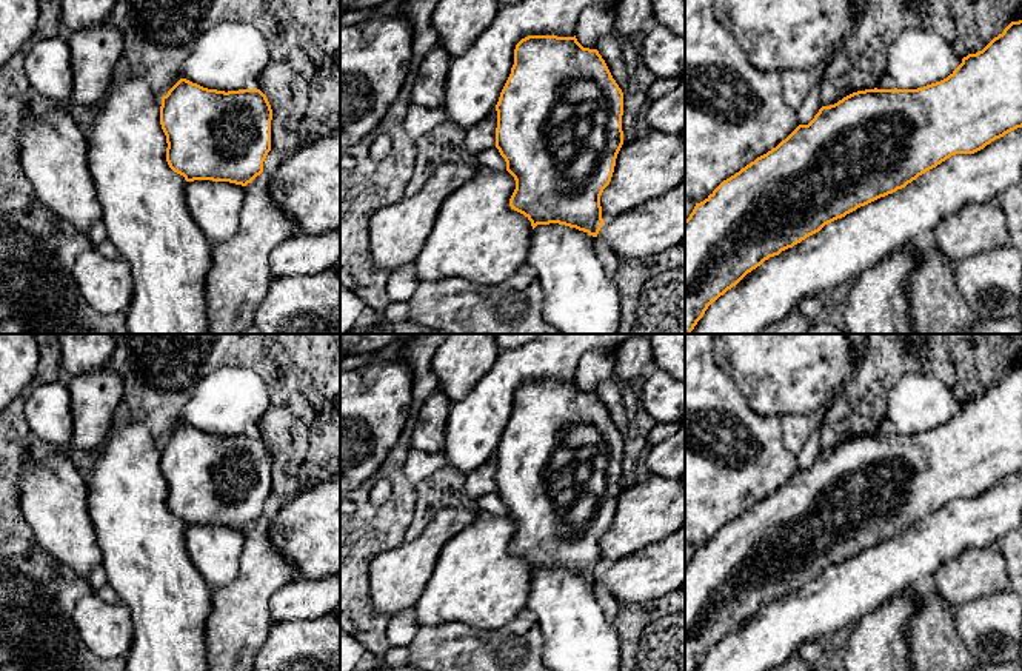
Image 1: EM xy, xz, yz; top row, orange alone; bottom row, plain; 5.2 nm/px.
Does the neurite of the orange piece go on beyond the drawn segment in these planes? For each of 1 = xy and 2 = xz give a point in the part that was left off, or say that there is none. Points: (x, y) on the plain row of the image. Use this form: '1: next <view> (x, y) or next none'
1: next xy (214, 551)
2: next none

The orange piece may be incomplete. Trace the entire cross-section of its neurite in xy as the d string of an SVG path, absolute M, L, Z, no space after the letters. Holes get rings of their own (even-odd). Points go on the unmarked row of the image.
M180 423L162 442L166 506L186 525L186 551L212 589L239 576L245 531L263 517L272 454L260 434L217 436Z

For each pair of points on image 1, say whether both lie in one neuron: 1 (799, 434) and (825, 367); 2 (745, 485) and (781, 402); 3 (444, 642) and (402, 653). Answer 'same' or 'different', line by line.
1: different
2: different
3: different

